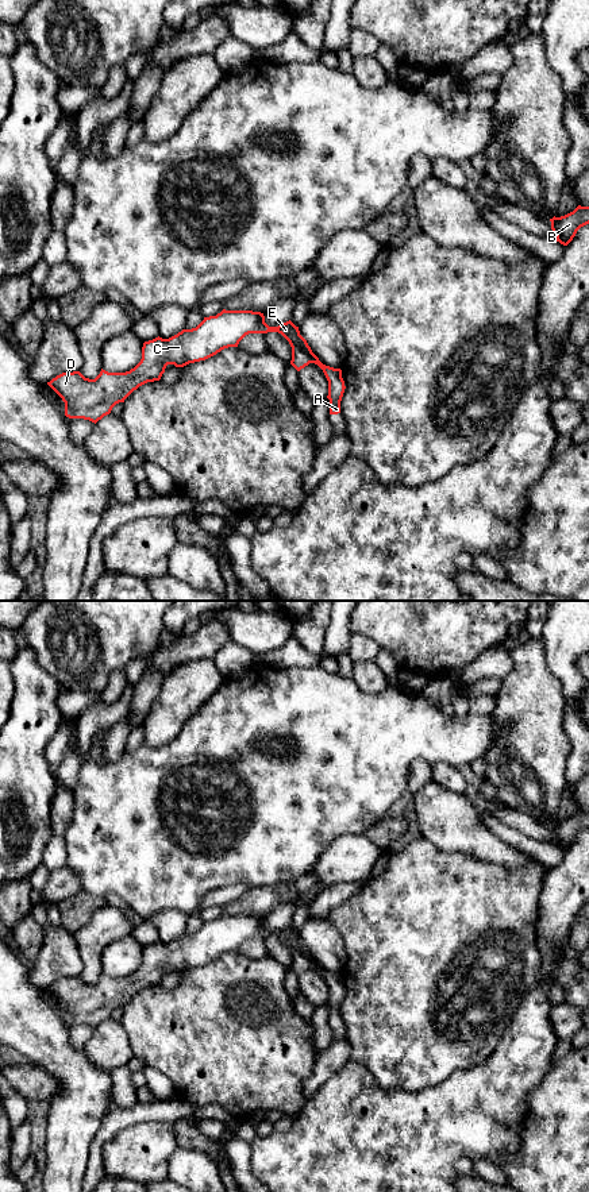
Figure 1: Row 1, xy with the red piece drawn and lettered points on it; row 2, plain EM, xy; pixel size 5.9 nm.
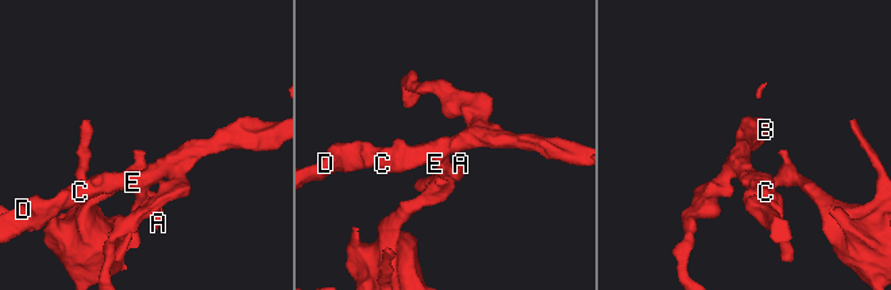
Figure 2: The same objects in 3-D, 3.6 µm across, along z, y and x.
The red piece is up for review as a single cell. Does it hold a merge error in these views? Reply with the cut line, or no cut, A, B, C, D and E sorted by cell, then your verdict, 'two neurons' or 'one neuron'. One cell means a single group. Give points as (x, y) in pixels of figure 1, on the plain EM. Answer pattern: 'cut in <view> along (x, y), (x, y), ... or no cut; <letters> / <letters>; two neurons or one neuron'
cut in xy along (299, 938), (299, 951), (311, 967); A / B C D E; two neurons

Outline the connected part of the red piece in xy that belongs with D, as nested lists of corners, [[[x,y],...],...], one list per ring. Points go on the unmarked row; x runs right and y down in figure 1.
[[[226,915],[204,925],[192,934],[177,940],[145,946],[140,967],[126,977],[108,977],[101,973],[95,984],[85,983],[80,976],[62,977],[47,990],[65,1007],[65,1021],[97,1027],[109,1019],[112,1012],[139,991],[159,985],[168,969],[184,972],[205,965],[224,953],[238,952],[249,938],[281,938],[292,952],[290,969],[300,976],[311,968],[309,960],[299,949],[299,931],[290,925],[269,931],[261,917]]]

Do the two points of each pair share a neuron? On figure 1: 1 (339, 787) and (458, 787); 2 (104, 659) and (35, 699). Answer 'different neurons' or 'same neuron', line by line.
1: different neurons
2: different neurons

